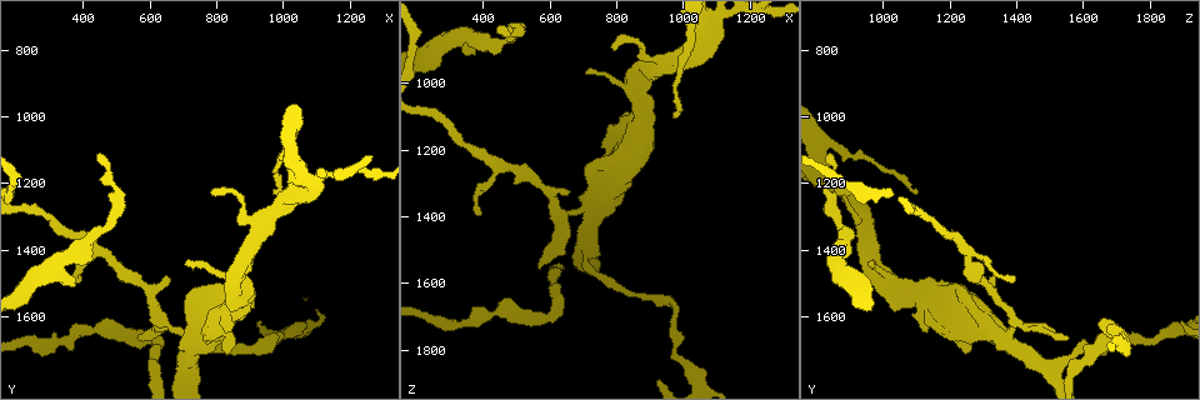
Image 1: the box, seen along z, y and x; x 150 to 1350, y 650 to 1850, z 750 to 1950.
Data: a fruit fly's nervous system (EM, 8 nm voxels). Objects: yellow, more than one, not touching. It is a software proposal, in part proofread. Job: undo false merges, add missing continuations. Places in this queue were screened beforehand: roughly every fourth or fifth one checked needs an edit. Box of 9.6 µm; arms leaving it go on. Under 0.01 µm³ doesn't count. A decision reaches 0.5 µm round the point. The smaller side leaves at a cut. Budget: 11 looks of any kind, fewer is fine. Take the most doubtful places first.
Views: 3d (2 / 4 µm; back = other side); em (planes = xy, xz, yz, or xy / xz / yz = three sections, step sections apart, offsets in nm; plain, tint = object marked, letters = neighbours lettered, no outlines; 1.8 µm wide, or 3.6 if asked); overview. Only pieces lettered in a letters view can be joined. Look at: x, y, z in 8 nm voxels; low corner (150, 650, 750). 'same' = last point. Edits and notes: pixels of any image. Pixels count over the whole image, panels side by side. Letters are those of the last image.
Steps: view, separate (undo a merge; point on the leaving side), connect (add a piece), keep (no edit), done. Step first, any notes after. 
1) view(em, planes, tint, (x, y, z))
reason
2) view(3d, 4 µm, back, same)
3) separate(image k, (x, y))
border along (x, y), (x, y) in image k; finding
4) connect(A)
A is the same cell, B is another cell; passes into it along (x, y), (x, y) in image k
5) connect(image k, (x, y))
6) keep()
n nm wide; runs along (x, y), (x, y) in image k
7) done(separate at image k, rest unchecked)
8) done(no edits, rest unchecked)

view(3d, 2 µm, (450, 1110, 830))
long arm stops here

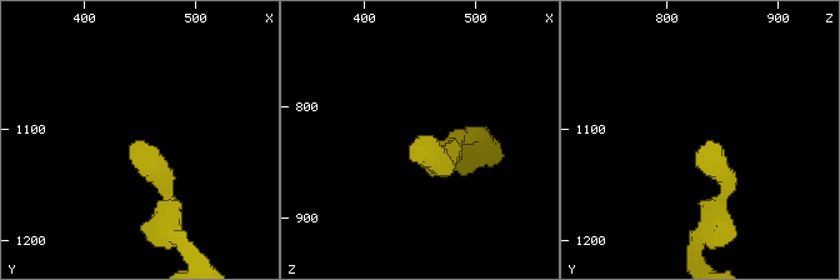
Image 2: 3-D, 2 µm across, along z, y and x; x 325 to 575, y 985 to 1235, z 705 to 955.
view(em, planes, letters, (448, 1116, 832))

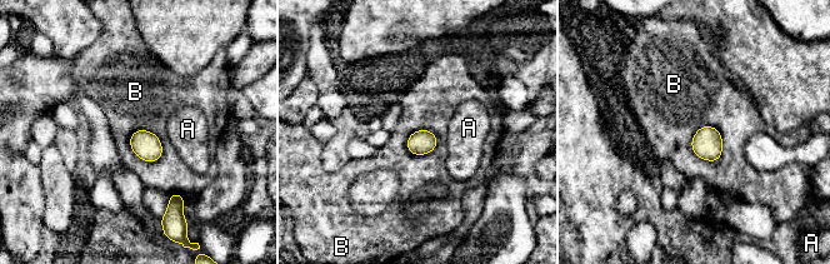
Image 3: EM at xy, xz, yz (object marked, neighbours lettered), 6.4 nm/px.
keep()
A and B are other cells; border along (704, 124), (720, 134), (716, 162) in image 3; none of them fits

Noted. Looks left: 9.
view(em, xz, step 16, letters, (370, 1510, 910))
stops while still wide

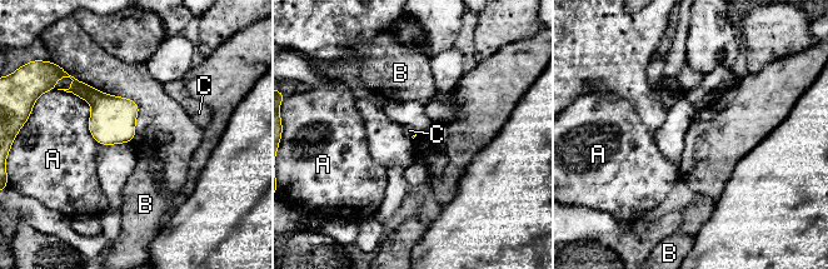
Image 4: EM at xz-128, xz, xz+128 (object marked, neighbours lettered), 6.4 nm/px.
view(em, planes, letters, same)

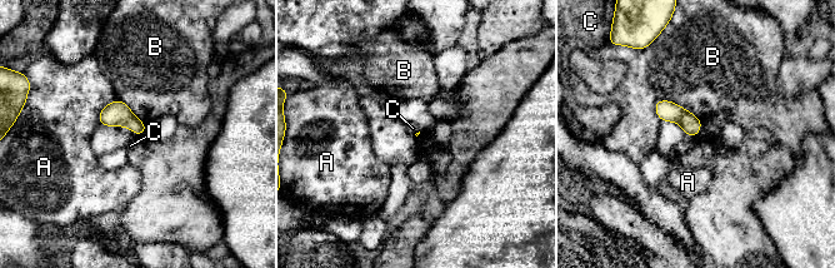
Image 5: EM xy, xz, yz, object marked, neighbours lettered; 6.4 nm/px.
keep()
B touches over 340 nm; A, B and C are other cells; border along (686, 134), (694, 138) in image 5; no lettered piece goes on from it

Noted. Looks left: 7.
view(em, planes, letters, (700, 1440, 970))
thin end

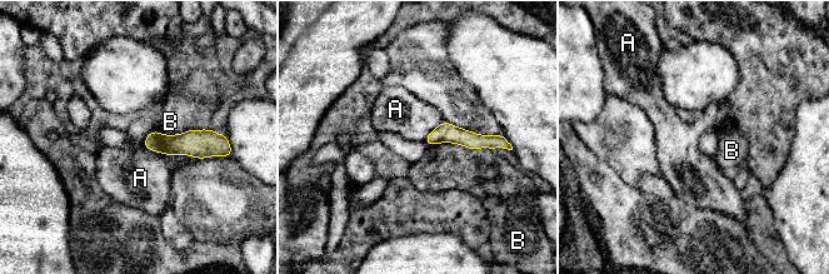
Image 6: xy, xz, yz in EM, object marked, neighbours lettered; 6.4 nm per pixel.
keep()
A and B are other cells; border along (154, 128), (144, 145), (165, 154) in image 6; no lettered piece goes on from it

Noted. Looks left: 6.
view(em, xz, step 4, letters, (790, 1230, 880))
free end

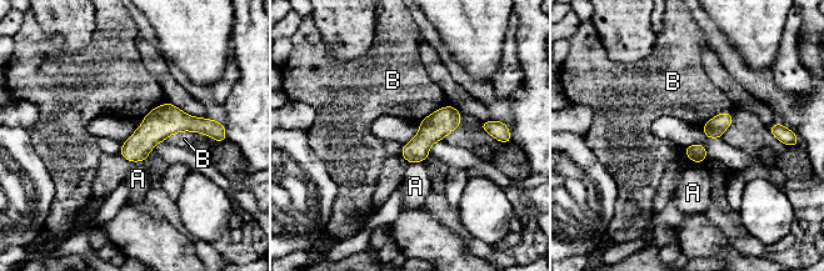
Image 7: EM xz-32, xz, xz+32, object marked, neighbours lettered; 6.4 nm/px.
view(em, planes, letters, same)
cut it another way

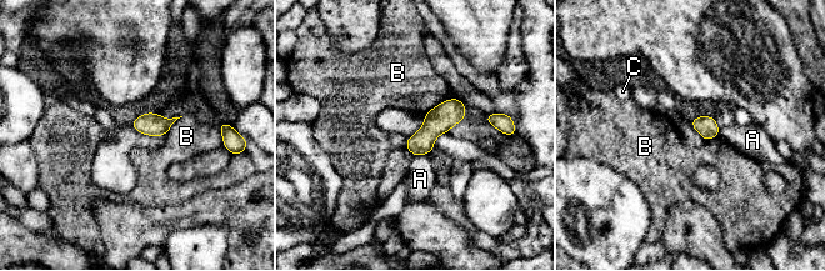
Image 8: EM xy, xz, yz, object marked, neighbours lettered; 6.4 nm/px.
keep()
B touches over 240 nm; A, B and C are other cells; border along (454, 96), (439, 103), (424, 116) in image 8; no lettered piece goes on from it

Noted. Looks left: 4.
done(no edits, rest unchecked)

